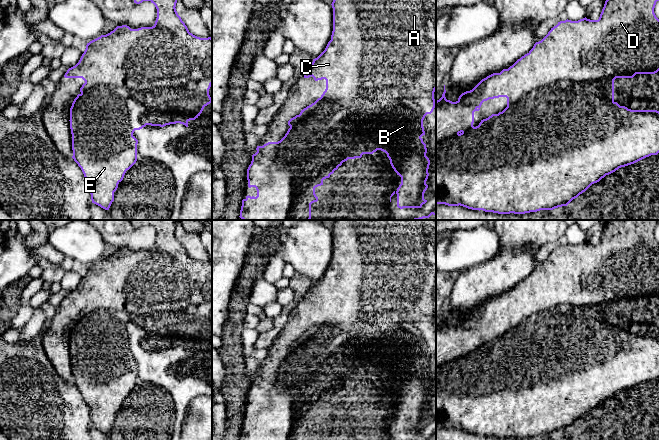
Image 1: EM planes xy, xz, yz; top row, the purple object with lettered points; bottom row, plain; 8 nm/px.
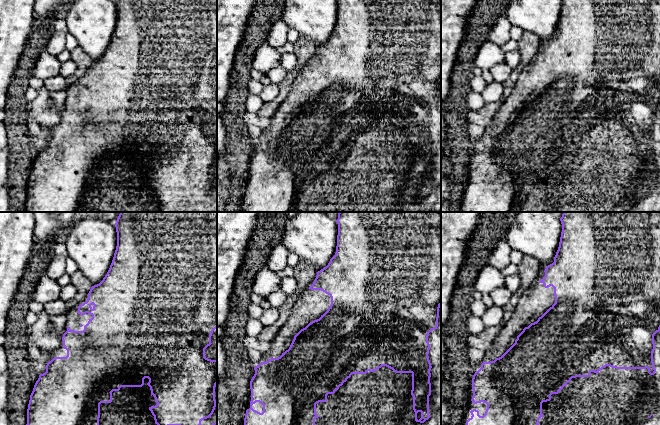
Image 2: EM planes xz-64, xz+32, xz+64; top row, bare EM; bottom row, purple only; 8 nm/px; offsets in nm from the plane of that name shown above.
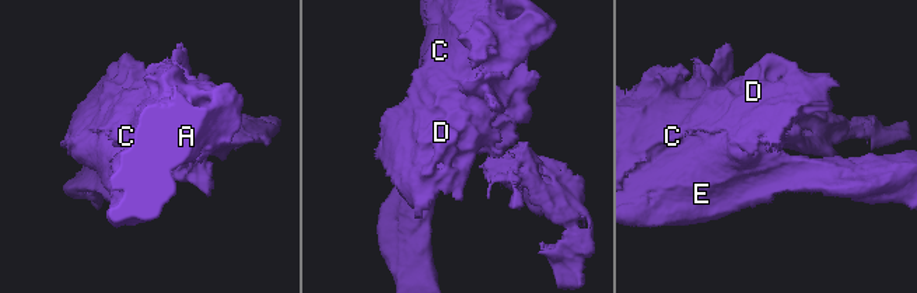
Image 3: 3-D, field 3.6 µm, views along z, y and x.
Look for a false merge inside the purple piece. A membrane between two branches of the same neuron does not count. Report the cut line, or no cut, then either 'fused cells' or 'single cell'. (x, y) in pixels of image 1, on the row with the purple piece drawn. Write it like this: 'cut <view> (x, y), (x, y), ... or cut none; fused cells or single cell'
cut xz (274, 148), (288, 172), (303, 172), (330, 149), (357, 155); fused cells

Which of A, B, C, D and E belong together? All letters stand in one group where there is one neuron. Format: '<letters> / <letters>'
A B C D / E

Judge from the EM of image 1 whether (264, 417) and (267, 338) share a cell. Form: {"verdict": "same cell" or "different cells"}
{"verdict": "different cells"}

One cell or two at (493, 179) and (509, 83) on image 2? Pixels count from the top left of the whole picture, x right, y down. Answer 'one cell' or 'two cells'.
two cells

